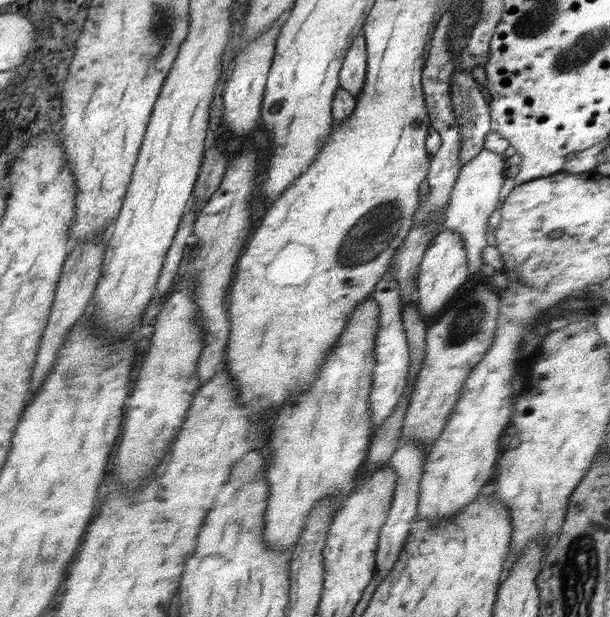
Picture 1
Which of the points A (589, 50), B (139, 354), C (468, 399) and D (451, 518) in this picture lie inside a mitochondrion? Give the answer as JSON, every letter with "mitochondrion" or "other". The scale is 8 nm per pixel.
{"A":"other","B":"other","C":"other","D":"other"}

